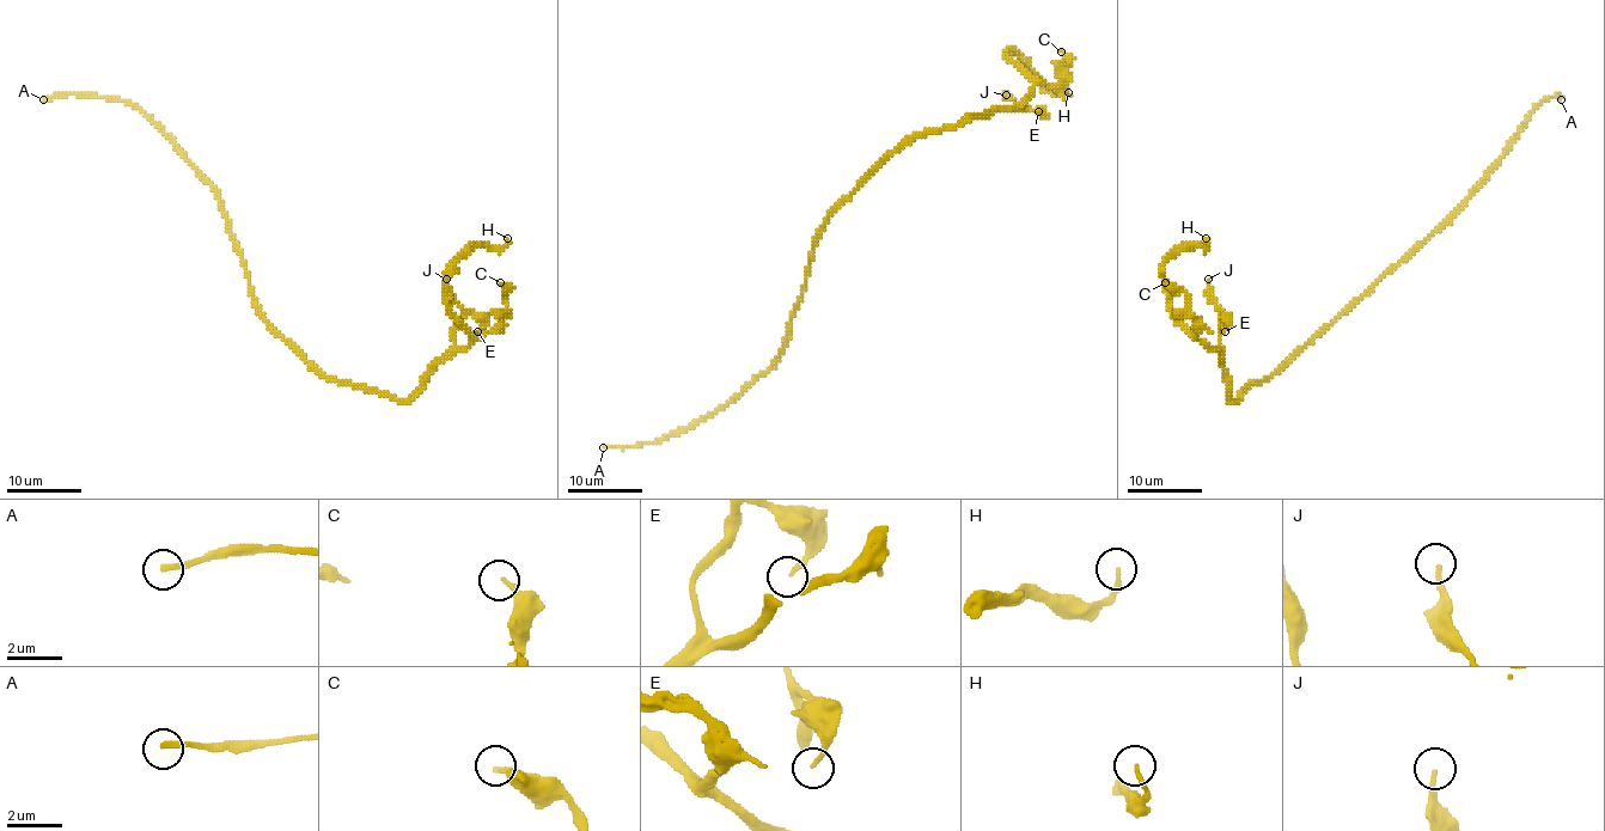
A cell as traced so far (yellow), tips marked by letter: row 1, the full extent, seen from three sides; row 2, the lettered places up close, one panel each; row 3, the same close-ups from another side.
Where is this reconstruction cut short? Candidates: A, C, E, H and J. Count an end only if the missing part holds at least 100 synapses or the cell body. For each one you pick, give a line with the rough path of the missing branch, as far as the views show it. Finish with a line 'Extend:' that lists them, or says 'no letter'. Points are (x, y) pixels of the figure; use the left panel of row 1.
Extend: A

